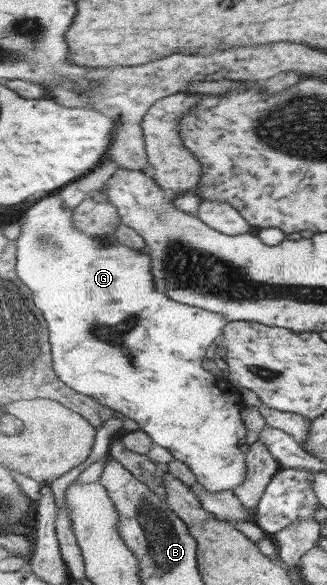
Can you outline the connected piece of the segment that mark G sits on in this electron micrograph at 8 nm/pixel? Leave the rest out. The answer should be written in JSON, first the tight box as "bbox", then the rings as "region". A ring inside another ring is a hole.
{"bbox":[16,194,247,492],"region":[[[51,194],[49,198],[43,198],[41,202],[37,202],[37,206],[33,204],[20,220],[22,224],[20,236],[17,238],[16,245],[18,248],[18,273],[19,278],[28,285],[34,295],[34,302],[37,302],[39,310],[42,310],[48,325],[50,326],[50,341],[54,354],[54,369],[63,382],[67,383],[77,392],[91,396],[101,404],[107,405],[111,410],[117,412],[119,416],[127,417],[135,420],[140,426],[140,430],[147,432],[151,436],[151,440],[157,445],[167,448],[173,457],[185,464],[195,472],[198,483],[209,492],[221,492],[227,490],[239,489],[245,480],[247,480],[247,460],[245,460],[245,452],[239,450],[239,442],[241,438],[247,436],[247,426],[243,426],[243,418],[241,418],[241,410],[244,408],[241,394],[233,390],[233,386],[225,378],[217,378],[211,375],[205,368],[205,356],[209,346],[215,343],[219,337],[223,336],[228,320],[224,314],[214,313],[196,306],[187,306],[181,304],[175,299],[169,298],[167,294],[155,294],[155,280],[151,274],[152,258],[144,252],[144,250],[135,250],[123,243],[117,243],[110,237],[101,237],[90,235],[79,227],[73,221],[74,209],[65,207],[65,202],[60,195]],[[225,456],[233,456],[235,460],[213,460],[213,458],[225,458]]]}

